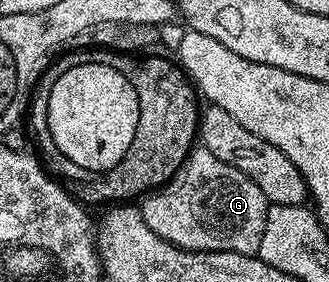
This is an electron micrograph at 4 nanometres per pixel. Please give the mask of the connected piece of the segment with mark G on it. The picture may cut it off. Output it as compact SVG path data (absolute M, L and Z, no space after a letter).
M199 145L190 150L175 176L154 195L146 196L139 208L144 222L151 231L181 249L231 251L235 254L254 256L259 249L259 243L262 242L269 206L263 191L251 182L251 179L247 179L247 175L243 175L238 168L231 167L230 164L216 158L211 151L207 151L205 146Z

